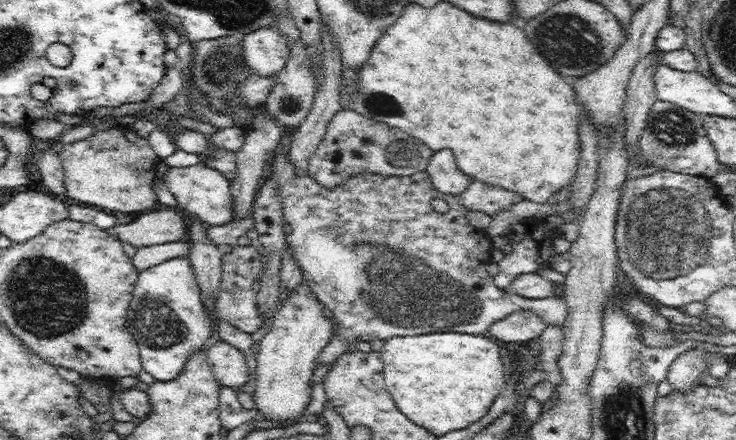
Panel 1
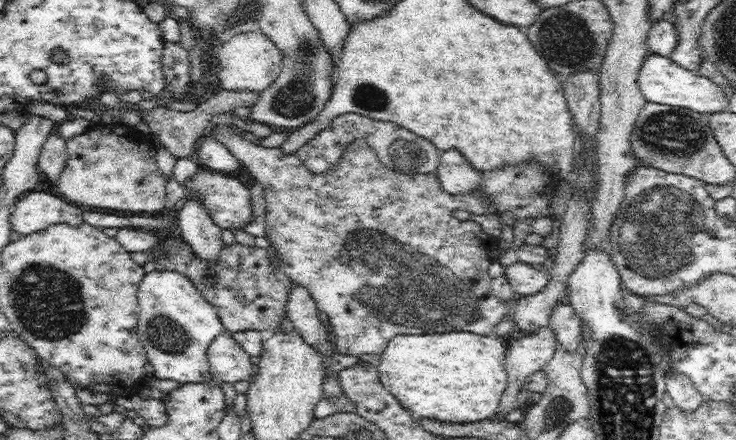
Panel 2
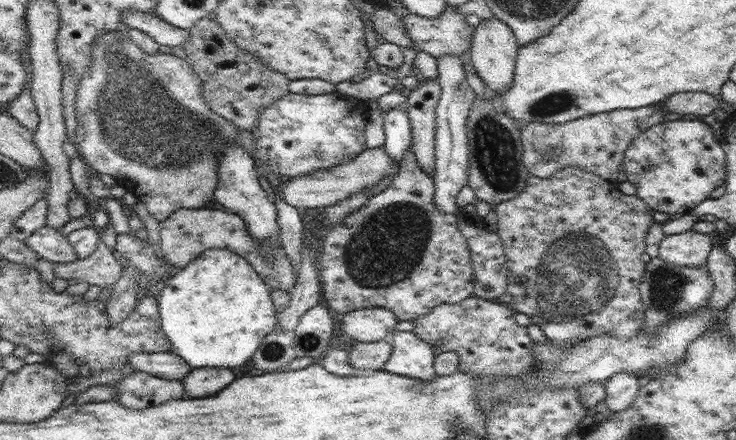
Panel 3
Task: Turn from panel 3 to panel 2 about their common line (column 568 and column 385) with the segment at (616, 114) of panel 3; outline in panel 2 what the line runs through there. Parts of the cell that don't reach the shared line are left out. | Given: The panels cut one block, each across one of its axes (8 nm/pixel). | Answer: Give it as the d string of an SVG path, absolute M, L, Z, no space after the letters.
M346 113L332 120L330 128L321 130L312 140L308 140L297 151L297 156L306 169L312 173L325 173L342 160L346 148L356 139L364 139L379 157L381 164L399 173L424 174L436 173L439 166L440 151L434 143L407 128L388 121L377 121L360 114Z

